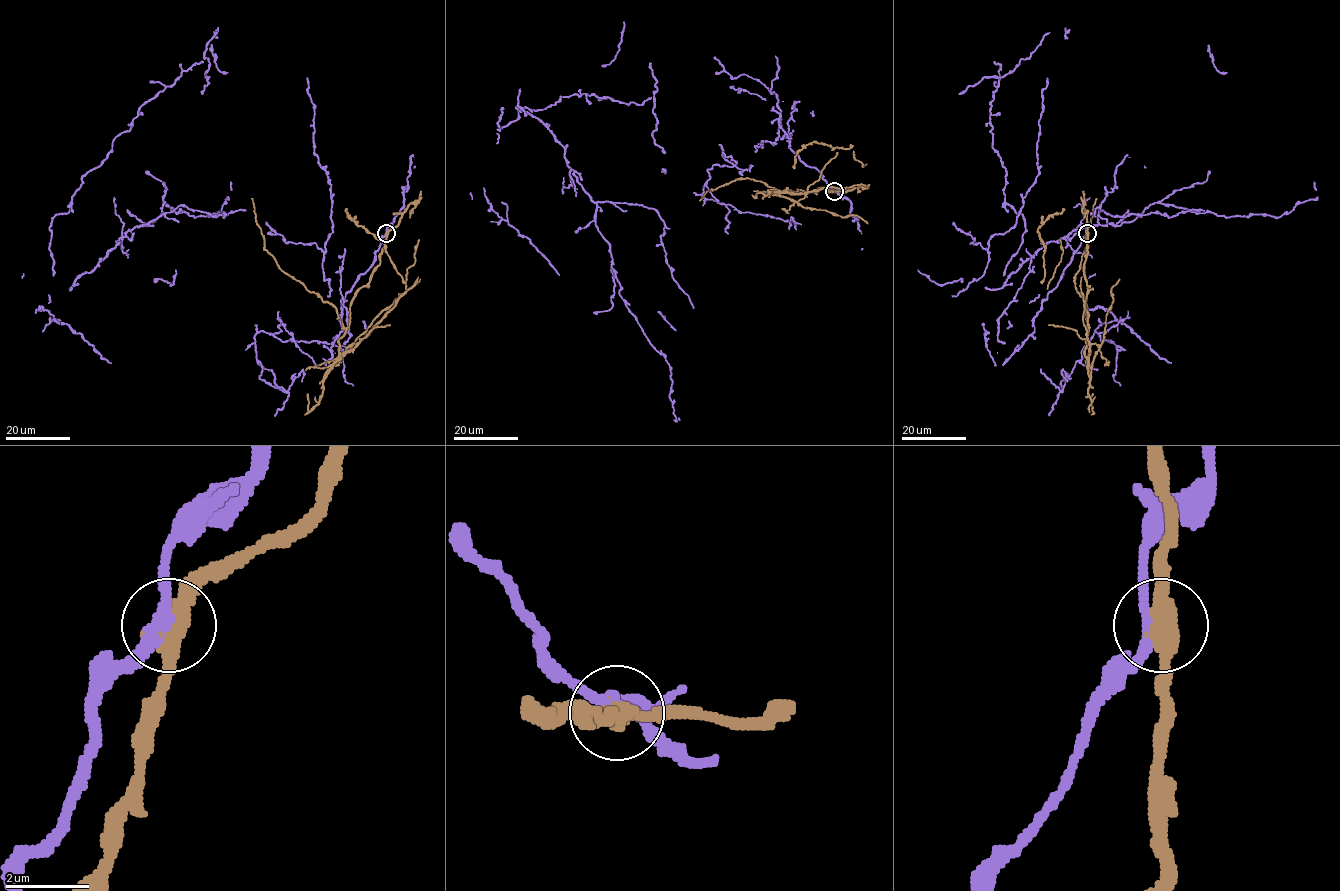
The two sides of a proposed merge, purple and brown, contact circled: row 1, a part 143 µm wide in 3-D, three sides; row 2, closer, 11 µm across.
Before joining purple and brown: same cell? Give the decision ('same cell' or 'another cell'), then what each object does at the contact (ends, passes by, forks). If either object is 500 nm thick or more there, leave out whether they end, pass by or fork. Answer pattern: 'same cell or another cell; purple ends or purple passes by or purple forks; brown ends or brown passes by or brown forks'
another cell; purple passes by; brown passes by

